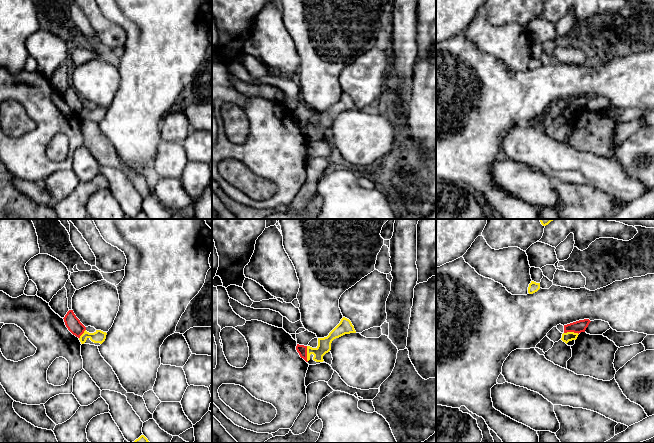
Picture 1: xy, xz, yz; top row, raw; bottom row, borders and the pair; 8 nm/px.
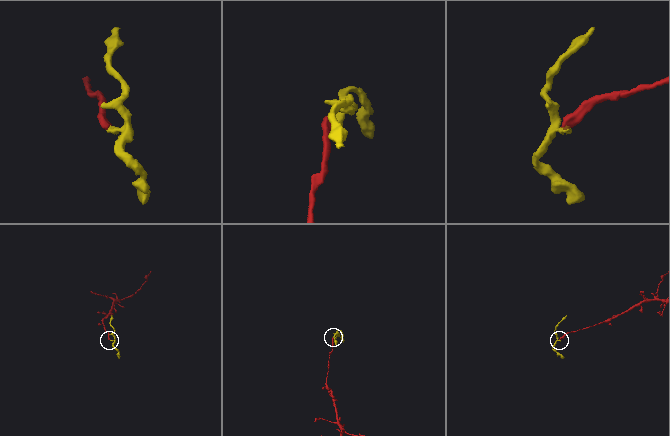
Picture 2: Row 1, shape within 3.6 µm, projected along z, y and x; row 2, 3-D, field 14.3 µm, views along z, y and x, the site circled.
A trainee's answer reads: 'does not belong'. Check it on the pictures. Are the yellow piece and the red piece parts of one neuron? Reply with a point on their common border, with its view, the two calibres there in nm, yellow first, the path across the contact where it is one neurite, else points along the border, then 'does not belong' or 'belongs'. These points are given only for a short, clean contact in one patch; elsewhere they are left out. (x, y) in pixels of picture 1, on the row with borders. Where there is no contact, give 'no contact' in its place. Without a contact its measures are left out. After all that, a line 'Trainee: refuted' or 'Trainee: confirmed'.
contact xz (307, 354); calibres 110 and 80 nm; border xz (306, 346), (307, 361); does not belong
Trainee: confirmed

